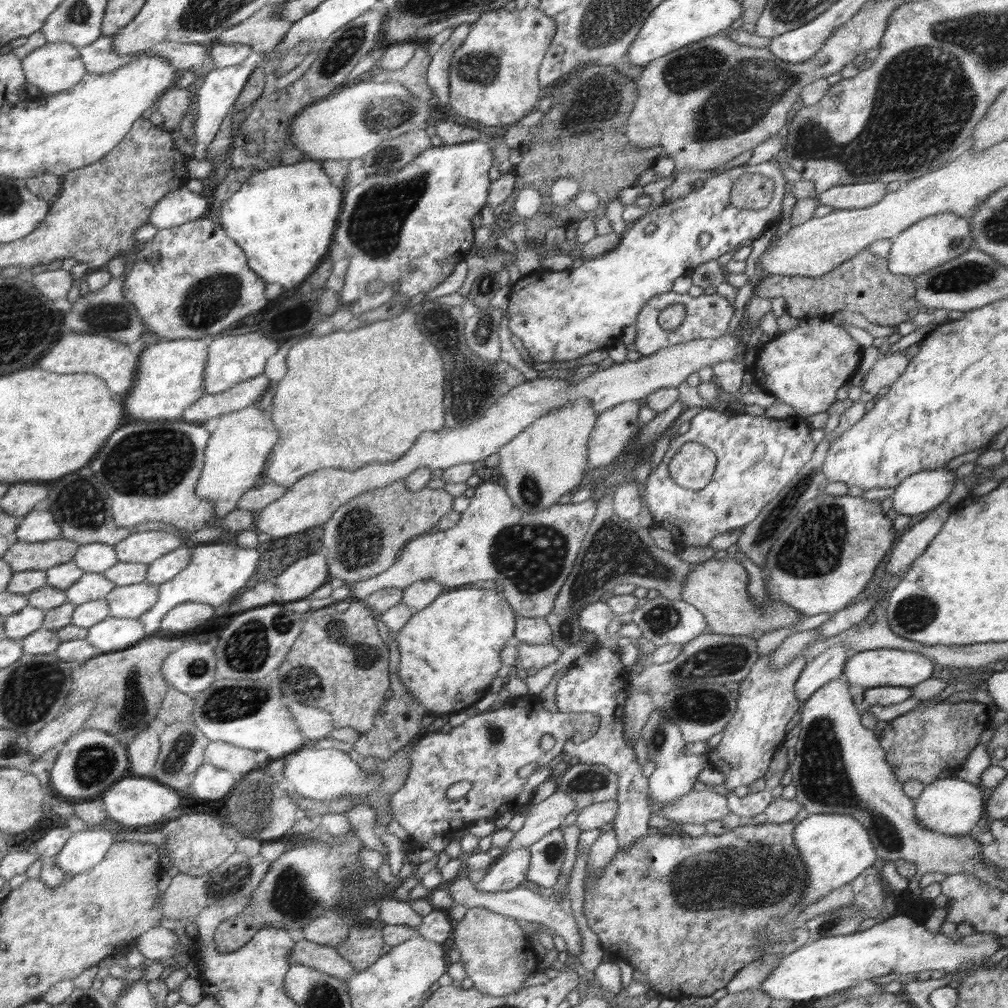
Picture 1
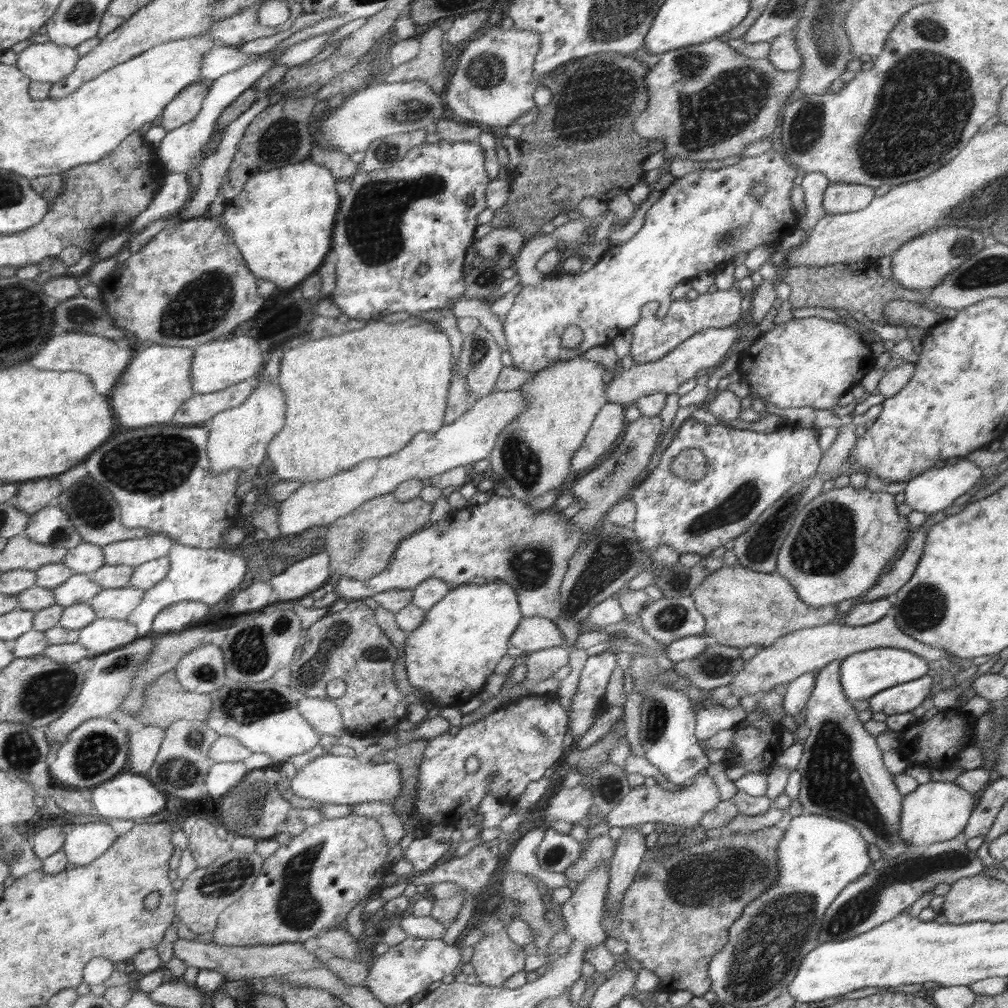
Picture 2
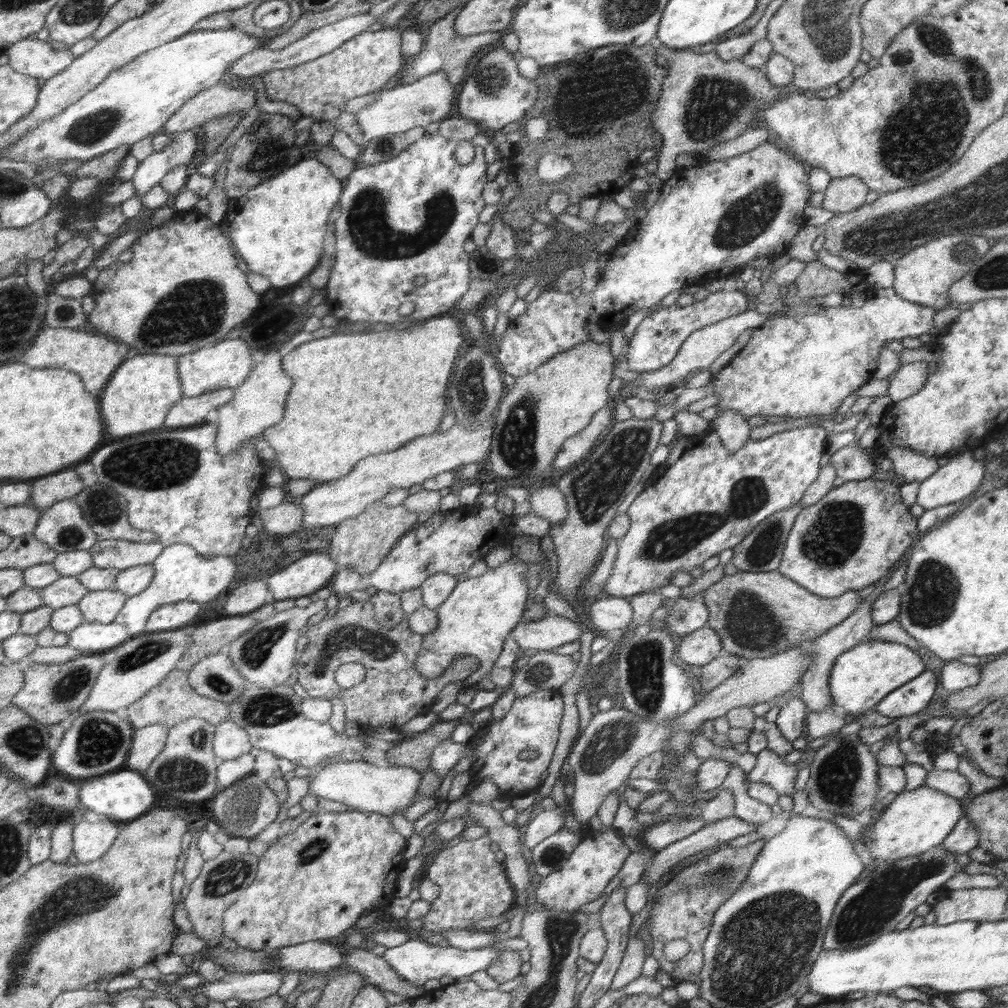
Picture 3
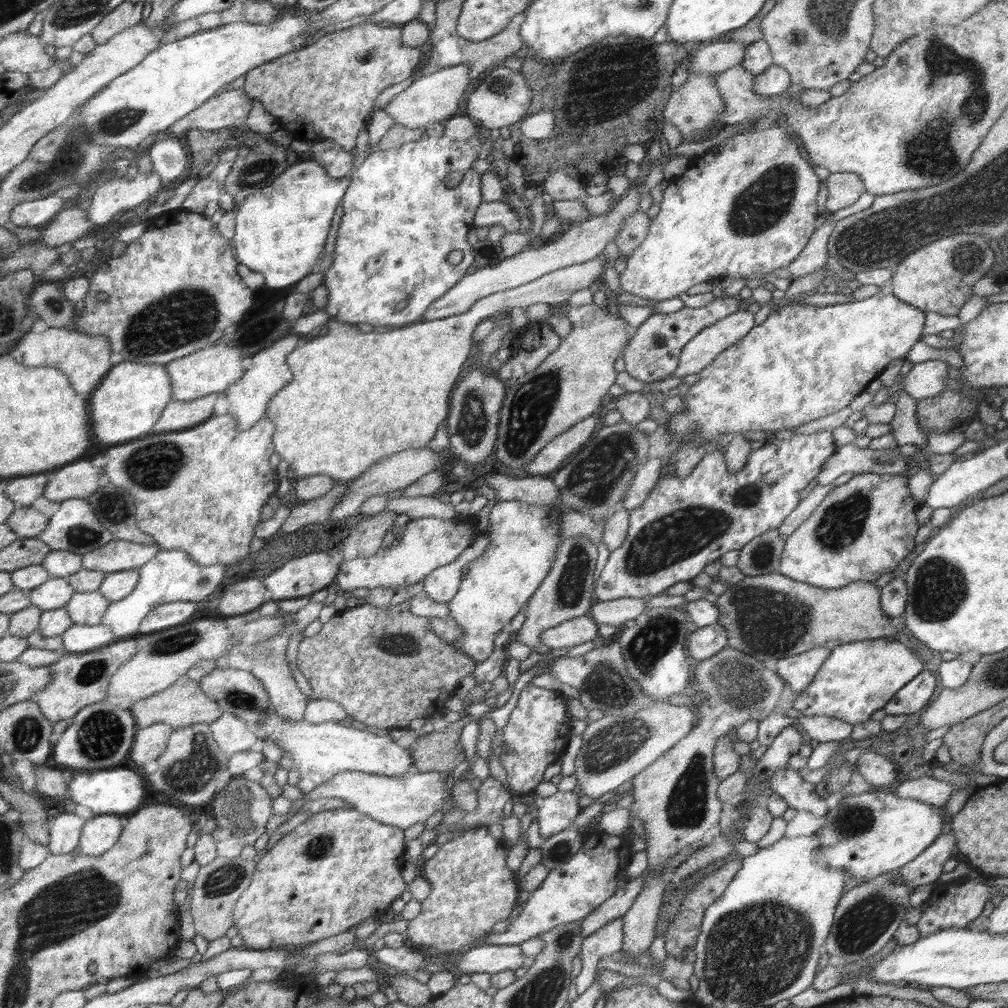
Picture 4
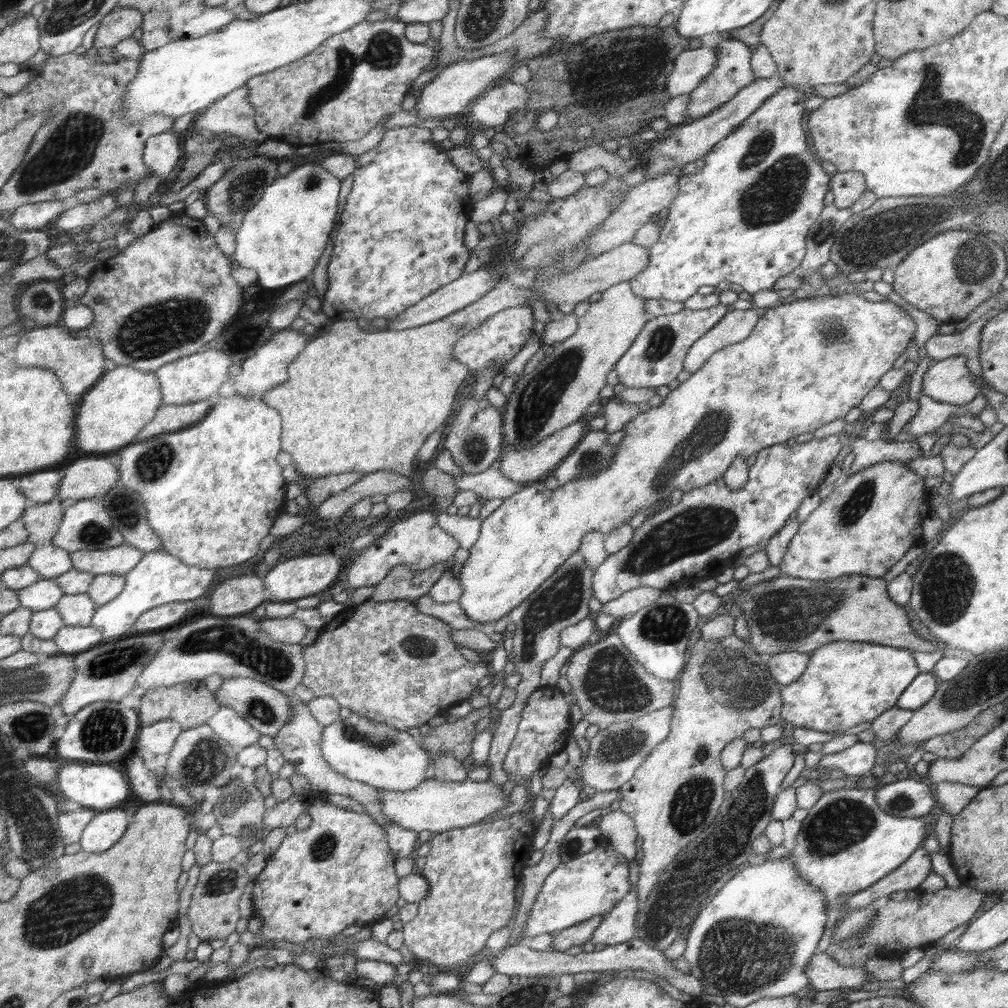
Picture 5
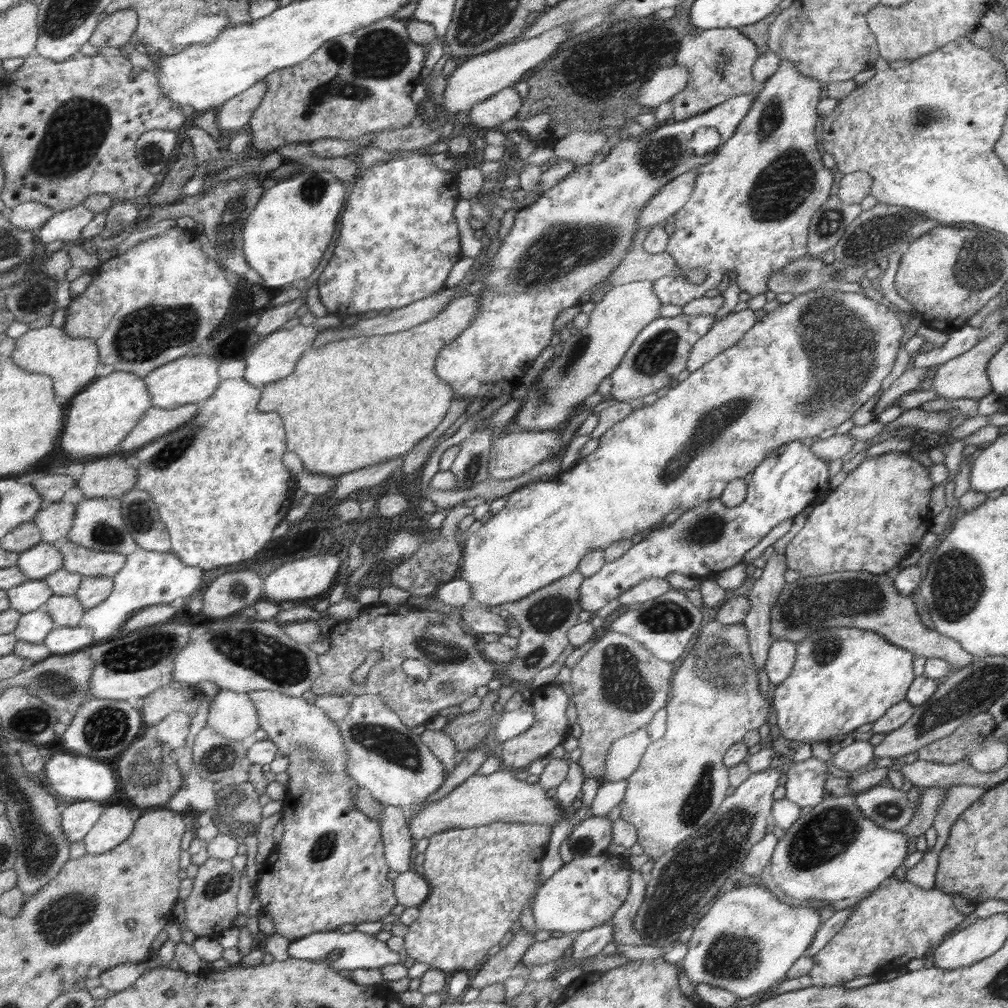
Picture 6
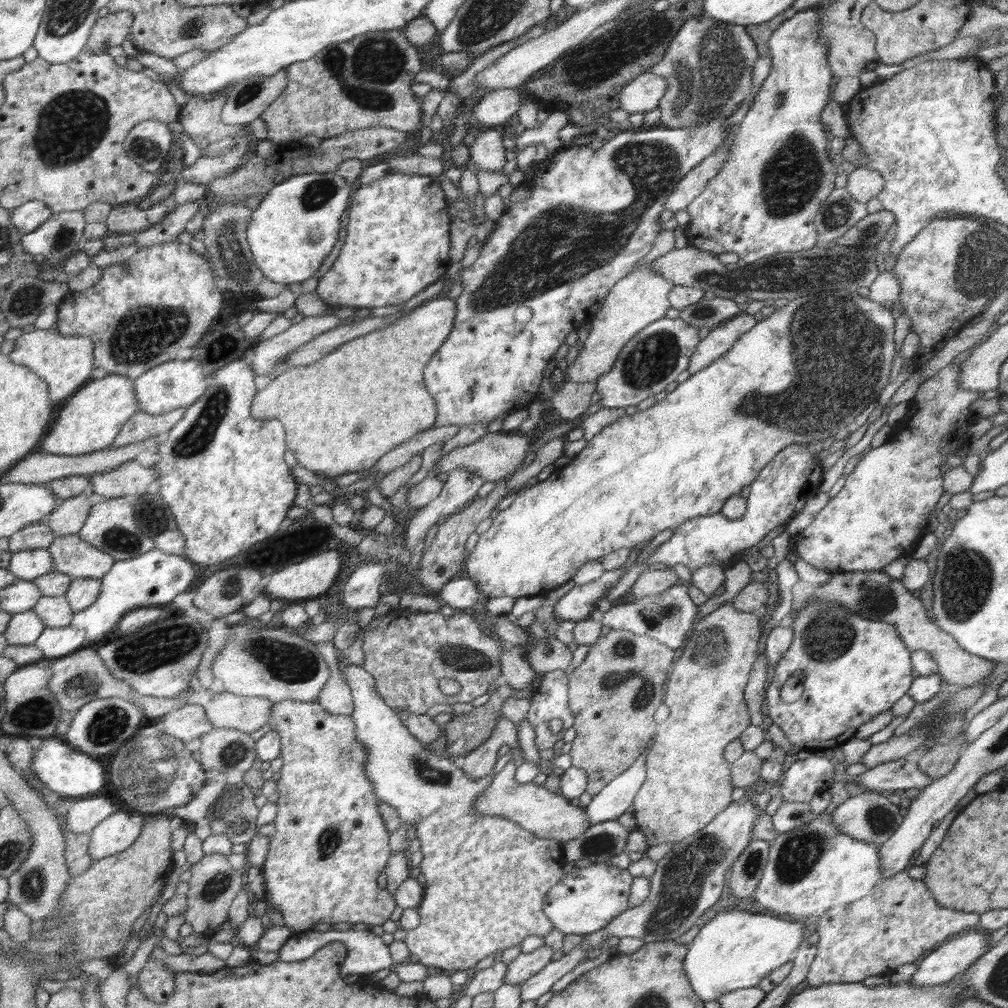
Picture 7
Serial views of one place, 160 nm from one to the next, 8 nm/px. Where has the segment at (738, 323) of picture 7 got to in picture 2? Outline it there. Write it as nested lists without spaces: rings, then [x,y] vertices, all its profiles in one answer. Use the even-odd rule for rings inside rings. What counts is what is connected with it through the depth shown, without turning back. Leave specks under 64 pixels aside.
[[[733,325],[732,328],[710,328],[704,329],[697,336],[692,336],[692,340],[684,340],[680,348],[676,347],[663,359],[647,363],[644,365],[635,365],[630,370],[619,368],[614,374],[614,378],[608,383],[606,390],[607,404],[634,404],[634,402],[653,393],[674,394],[678,386],[682,386],[686,380],[696,376],[696,370],[708,368],[708,366],[718,366],[724,361],[726,352],[730,346],[740,337],[742,326]]]

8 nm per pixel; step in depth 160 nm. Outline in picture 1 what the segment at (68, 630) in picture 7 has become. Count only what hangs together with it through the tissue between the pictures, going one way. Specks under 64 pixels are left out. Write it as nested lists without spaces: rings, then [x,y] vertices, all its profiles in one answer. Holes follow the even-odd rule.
[[[108,617],[91,626],[85,639],[101,654],[128,648],[146,636],[142,622],[137,619]]]

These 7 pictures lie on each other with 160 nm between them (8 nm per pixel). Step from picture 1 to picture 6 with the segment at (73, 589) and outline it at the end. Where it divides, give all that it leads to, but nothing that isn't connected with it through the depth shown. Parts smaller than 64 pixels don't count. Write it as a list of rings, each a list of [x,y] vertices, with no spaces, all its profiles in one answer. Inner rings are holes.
[[[40,579],[24,581],[17,587],[8,589],[7,595],[12,609],[28,613],[40,608],[54,594]]]

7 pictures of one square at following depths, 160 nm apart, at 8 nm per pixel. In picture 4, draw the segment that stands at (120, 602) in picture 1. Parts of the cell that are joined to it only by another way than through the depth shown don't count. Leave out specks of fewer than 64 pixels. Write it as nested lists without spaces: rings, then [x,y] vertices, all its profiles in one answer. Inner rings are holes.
[[[96,590],[72,595],[69,603],[63,607],[70,615],[73,624],[96,626],[102,622],[110,603],[110,600],[104,598],[100,591]]]

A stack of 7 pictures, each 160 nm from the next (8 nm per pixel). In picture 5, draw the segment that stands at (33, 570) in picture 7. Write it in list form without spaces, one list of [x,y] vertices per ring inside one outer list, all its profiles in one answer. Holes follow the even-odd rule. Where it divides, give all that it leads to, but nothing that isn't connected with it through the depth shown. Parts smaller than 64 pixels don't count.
[[[51,542],[37,546],[27,565],[42,579],[55,578],[73,568],[69,552]]]

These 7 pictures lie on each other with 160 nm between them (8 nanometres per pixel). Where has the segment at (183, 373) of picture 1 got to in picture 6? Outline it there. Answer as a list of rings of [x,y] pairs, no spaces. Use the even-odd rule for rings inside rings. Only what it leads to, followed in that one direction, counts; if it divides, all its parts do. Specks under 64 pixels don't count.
[[[121,371],[100,377],[87,391],[80,392],[79,396],[71,401],[68,422],[66,422],[68,428],[64,428],[64,440],[60,440],[60,448],[64,453],[76,454],[76,456],[106,456],[110,450],[122,444],[124,437],[138,424],[144,413],[150,410],[152,403],[148,384],[143,377]]]

